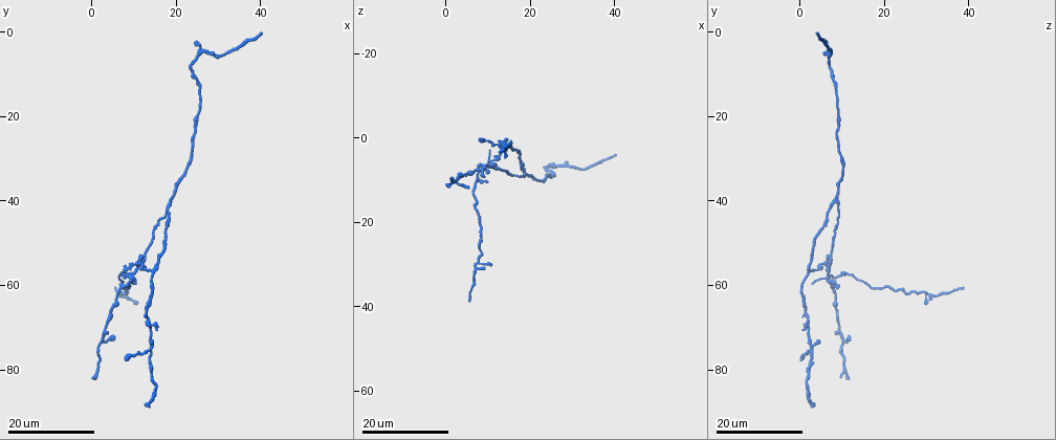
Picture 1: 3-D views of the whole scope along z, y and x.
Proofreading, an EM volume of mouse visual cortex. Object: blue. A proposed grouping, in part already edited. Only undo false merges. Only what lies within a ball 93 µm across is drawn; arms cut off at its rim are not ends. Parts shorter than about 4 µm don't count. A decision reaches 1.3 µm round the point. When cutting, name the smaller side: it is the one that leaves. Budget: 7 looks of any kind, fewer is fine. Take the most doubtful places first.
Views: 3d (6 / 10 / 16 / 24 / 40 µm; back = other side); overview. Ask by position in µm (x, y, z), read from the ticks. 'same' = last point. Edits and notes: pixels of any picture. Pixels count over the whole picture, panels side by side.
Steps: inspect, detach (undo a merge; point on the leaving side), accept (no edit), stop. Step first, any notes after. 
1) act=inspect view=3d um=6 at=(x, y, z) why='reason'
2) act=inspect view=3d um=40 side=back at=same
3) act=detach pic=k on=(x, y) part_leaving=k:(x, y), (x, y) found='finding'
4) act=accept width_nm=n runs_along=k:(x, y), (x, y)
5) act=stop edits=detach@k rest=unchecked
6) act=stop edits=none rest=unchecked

act=inspect view=3d um=24 at=(9.0, 58.5, 7.0) why='looks like a crossing'

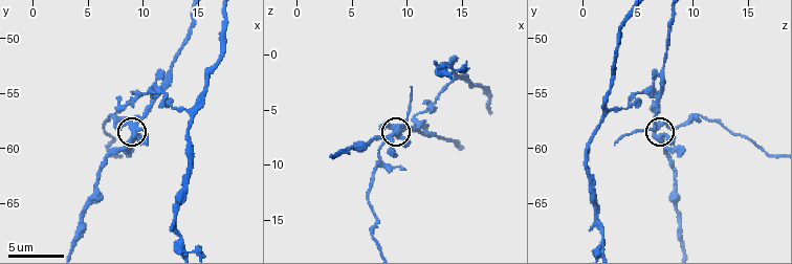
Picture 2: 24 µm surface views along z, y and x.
act=inspect view=3d um=6 at=(9.0, 58.2, 7.0)

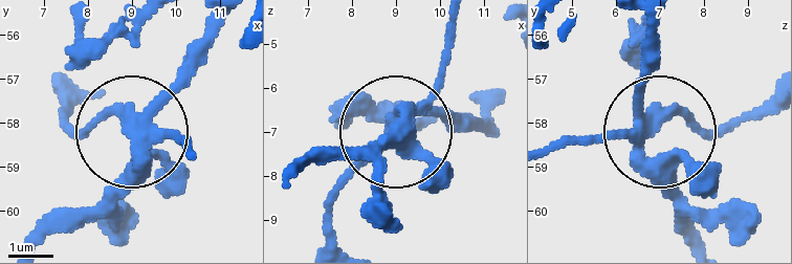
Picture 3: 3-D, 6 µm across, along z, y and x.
act=detach pic=3 on=(183, 136) arms=5 part_leaving=3:(142, 128), (113, 116), (71, 128), (64, 105) found='two neurons meet here'

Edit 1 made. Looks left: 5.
act=inspect view=3d um=10 at=(15.0, 56.4, 2.0) why='three-way junction'

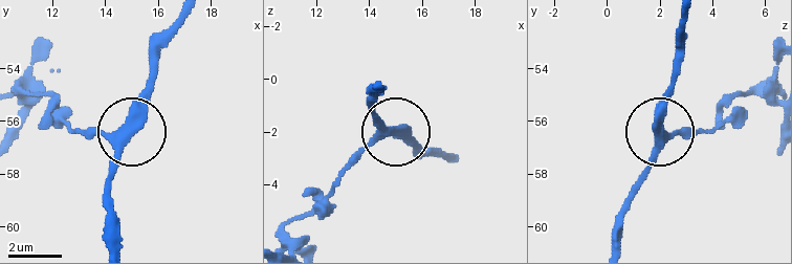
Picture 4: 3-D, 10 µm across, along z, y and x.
act=accept arms=3 runs_along=4:(449, 160), (422, 153), (370, 108) found='continuous, no second neuron'

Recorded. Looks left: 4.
act=inspect view=3d um=16 at=(14.0, 75.5, 2.5) why='thin arm on a thick one'

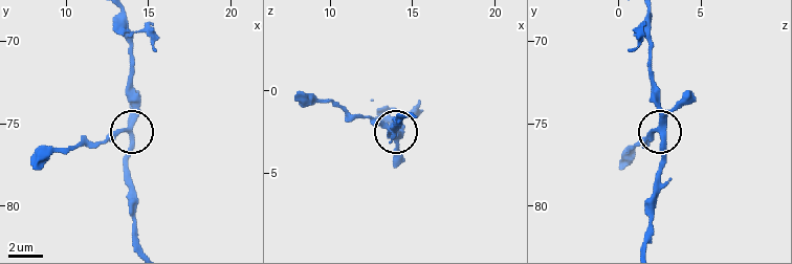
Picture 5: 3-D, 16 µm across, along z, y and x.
act=inspect view=3d um=6 at=(13.8, 75.4, 2.5)

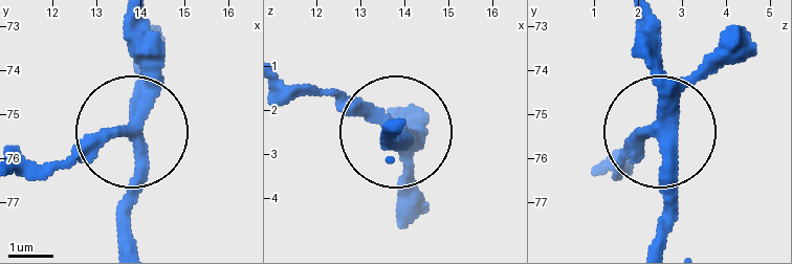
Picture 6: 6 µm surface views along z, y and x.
act=accept arms=3 found='continuous, no second neuron'

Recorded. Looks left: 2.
act=stop edits=detach@3 rest=unchecked

